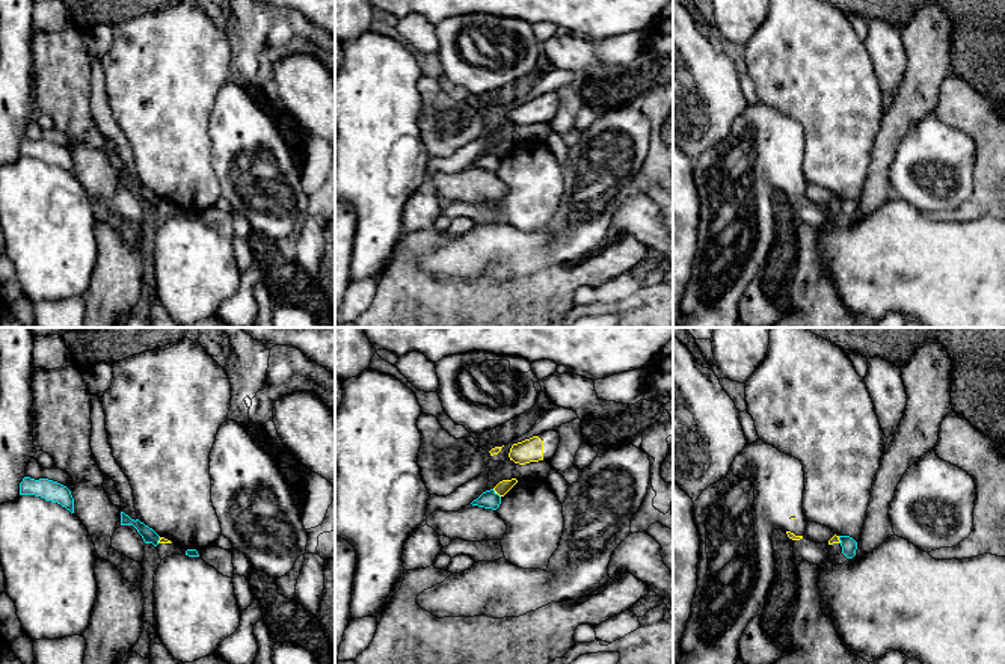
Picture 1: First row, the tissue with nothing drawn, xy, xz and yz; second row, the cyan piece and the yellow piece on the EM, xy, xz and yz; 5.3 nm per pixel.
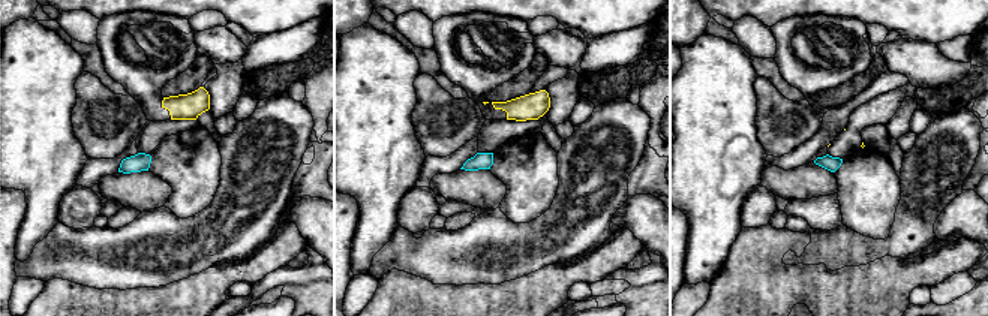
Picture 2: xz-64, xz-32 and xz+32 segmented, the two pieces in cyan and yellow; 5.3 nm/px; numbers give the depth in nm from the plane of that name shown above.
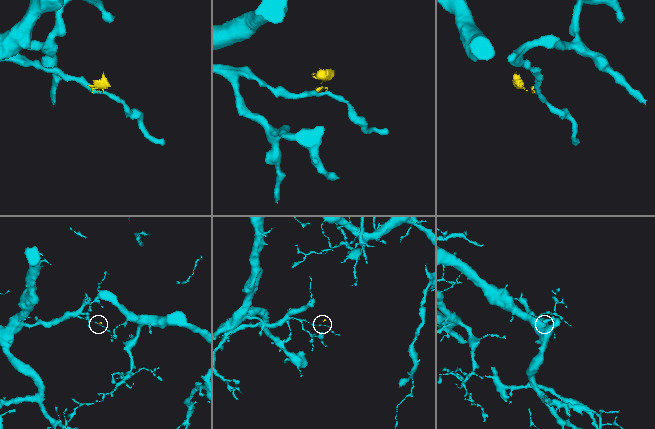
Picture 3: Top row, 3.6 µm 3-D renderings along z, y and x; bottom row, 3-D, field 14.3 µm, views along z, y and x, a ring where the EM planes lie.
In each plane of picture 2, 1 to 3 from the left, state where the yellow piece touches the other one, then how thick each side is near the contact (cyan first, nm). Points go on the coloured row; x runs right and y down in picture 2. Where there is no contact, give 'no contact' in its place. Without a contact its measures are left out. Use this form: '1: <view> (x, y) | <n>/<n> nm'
1: no contact
2: no contact
3: no contact

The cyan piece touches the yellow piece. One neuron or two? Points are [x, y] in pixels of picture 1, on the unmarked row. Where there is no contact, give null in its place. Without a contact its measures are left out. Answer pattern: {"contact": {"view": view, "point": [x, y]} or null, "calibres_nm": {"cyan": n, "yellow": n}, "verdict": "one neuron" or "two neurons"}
{"contact": {"view": "xz", "point": [497, 156]}, "calibres_nm": {"cyan": 100, "yellow": 70}, "verdict": "two neurons"}

